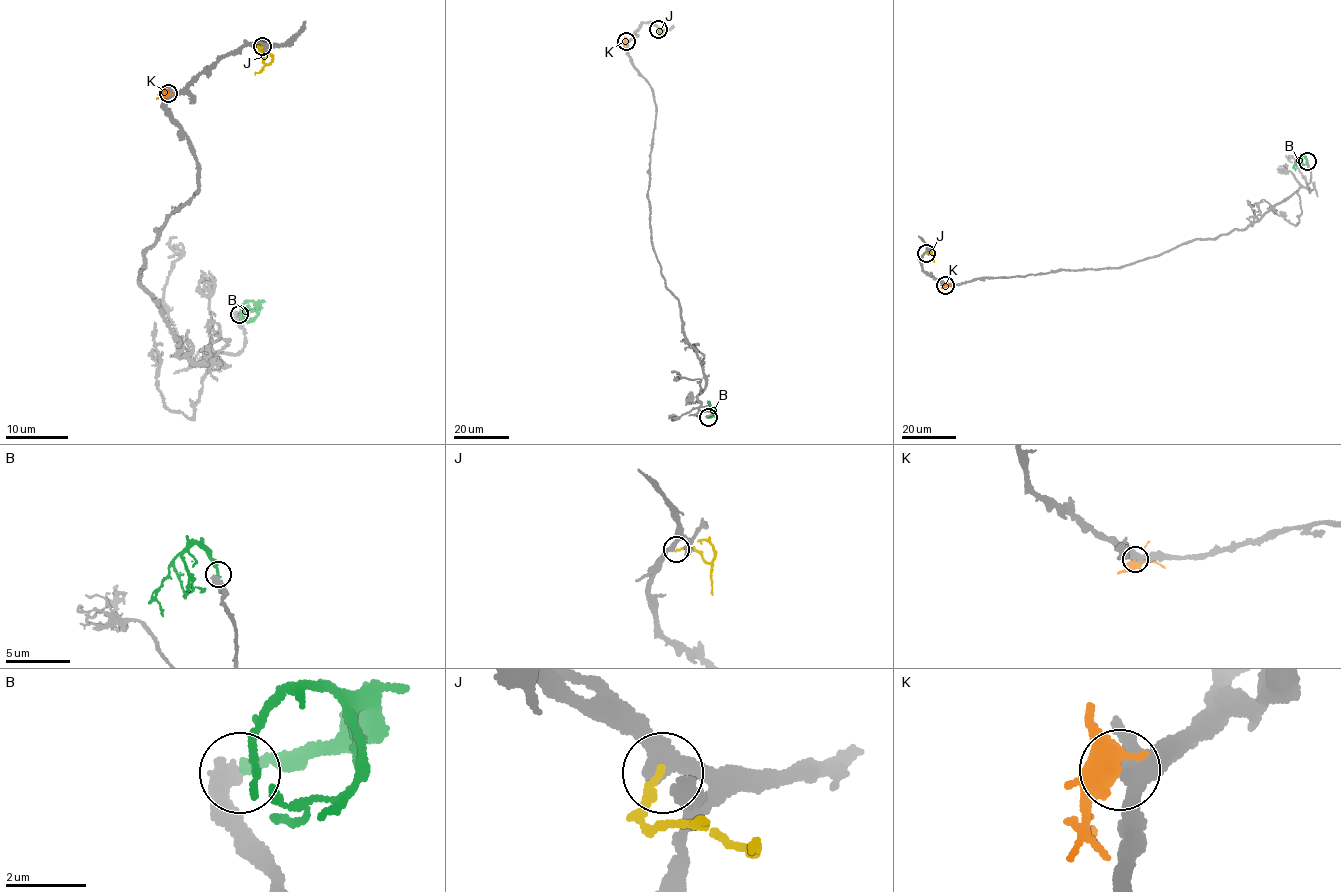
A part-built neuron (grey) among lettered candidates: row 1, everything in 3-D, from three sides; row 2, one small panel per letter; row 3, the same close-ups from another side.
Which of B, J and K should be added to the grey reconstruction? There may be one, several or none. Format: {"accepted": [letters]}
{"accepted": []}

